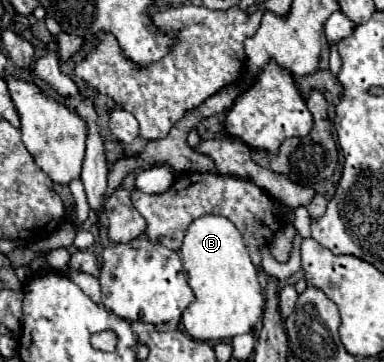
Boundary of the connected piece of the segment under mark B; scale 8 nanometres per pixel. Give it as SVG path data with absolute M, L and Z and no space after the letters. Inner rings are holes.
M223 215L197 217L197 219L193 219L193 223L187 229L179 253L183 259L183 269L187 271L187 277L189 277L187 279L189 287L195 293L195 301L183 311L181 321L185 325L185 331L193 339L199 339L199 341L229 341L235 335L255 329L255 325L259 323L259 319L263 315L263 293L261 293L261 285L257 281L257 269L251 263L249 251L243 243L241 233L237 231L237 227Z

